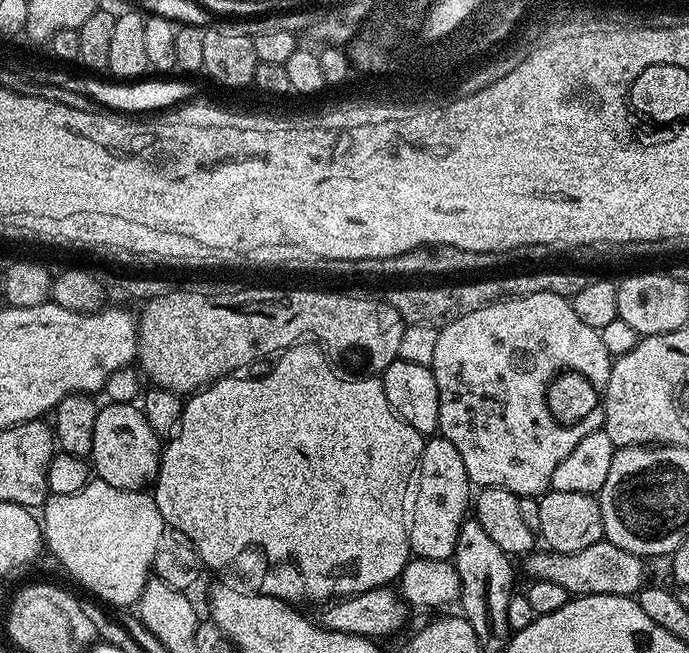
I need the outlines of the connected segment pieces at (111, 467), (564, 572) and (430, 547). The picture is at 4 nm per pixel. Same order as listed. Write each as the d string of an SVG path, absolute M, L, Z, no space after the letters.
M105 403L97 411L90 464L95 475L110 482L110 486L135 492L147 489L155 481L156 472L160 469L161 451L161 437L156 435L150 422L146 422L143 411L135 403Z
M606 539L594 542L594 546L586 546L586 550L577 552L540 551L533 551L527 557L529 577L558 582L558 586L576 596L610 594L635 597L647 581L644 580L648 576L644 569L645 557L630 554L630 550L622 550L622 546L614 546Z
M436 434L424 441L424 448L420 451L419 476L416 502L413 508L411 505L408 522L411 555L422 560L451 561L458 542L458 530L469 515L470 501L474 496L474 485L466 474L466 462L462 462L462 454L458 454L454 442Z

